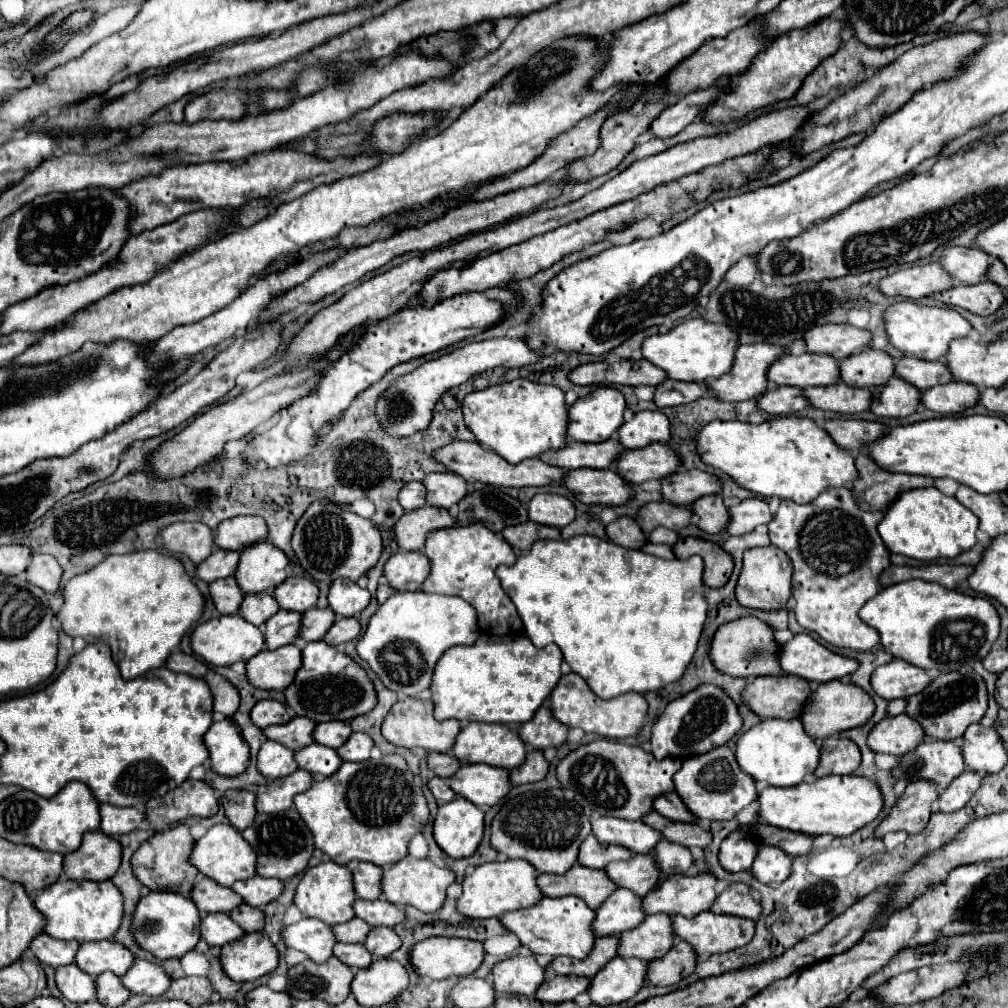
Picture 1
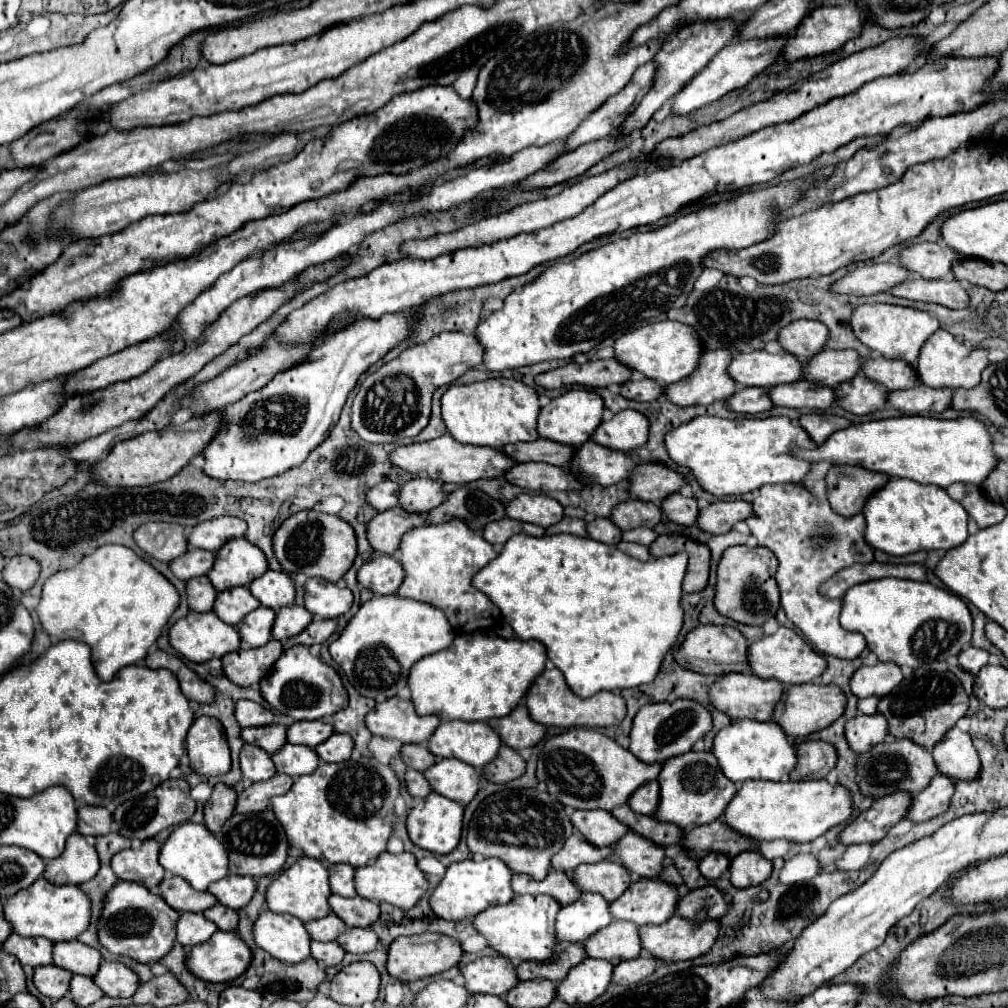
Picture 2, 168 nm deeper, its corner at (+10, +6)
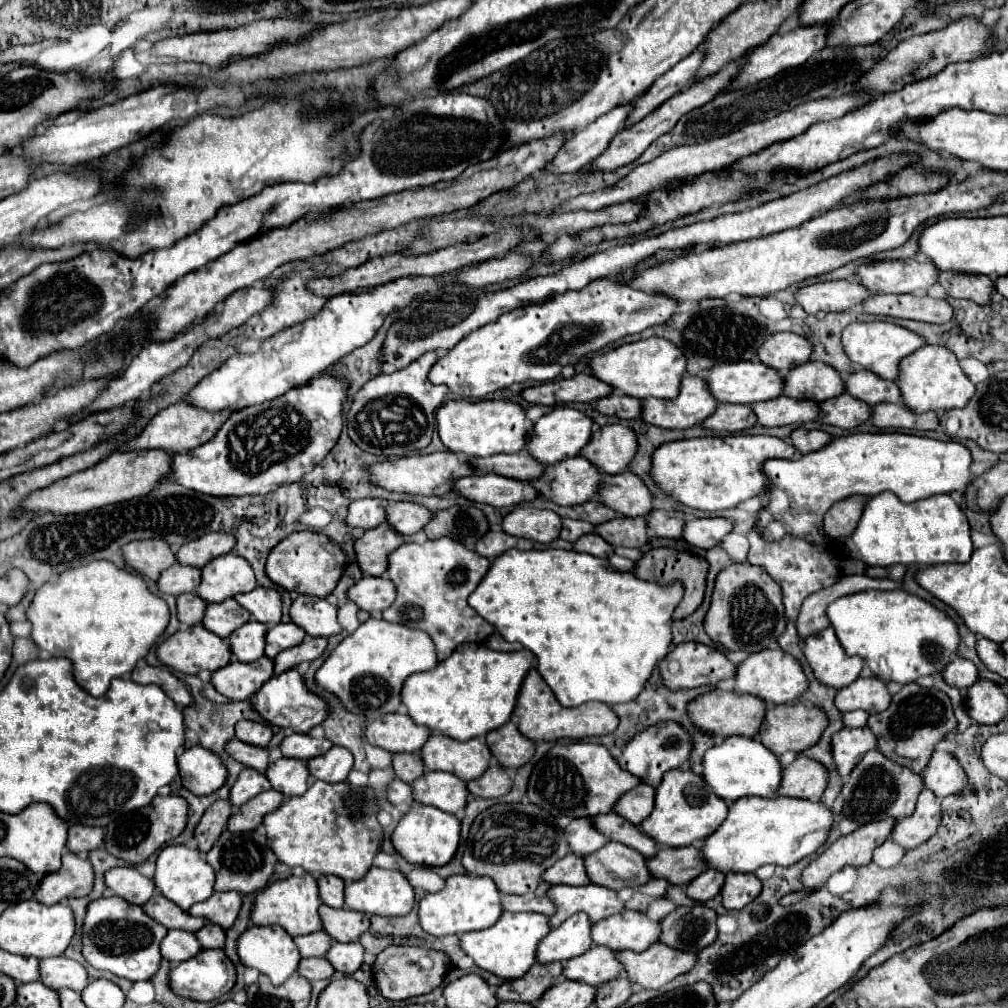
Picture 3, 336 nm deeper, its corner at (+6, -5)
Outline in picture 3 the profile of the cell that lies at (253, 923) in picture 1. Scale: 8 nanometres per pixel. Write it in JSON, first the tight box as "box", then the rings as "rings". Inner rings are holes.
{"box":[195,923,225,949],"rings":[[[213,923],[203,925],[203,929],[199,929],[195,937],[199,939],[203,949],[221,949],[225,945],[225,931]]]}

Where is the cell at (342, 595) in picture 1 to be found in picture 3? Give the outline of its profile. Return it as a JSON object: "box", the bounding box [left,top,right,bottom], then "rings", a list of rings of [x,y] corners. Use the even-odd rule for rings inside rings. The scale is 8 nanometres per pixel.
{"box":[289,595,341,637],"rings":[[[299,595],[289,609],[291,623],[299,625],[311,637],[331,637],[341,633],[337,623],[337,607],[329,605],[325,599]]]}

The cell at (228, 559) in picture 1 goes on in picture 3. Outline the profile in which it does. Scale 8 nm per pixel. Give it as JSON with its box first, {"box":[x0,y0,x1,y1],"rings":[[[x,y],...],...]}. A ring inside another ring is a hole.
{"box":[157,563,201,595],"rings":[[[179,563],[171,565],[169,569],[165,569],[157,581],[157,587],[161,593],[167,595],[181,595],[181,593],[191,593],[201,581],[199,569],[195,567],[183,567]]]}

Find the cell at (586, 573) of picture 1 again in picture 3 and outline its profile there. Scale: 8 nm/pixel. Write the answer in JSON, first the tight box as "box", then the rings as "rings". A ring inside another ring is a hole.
{"box":[469,549,683,707],"rings":[[[509,549],[499,555],[477,589],[469,595],[469,605],[491,623],[505,641],[521,643],[537,655],[539,673],[551,687],[563,707],[577,707],[587,701],[627,703],[633,701],[653,667],[669,653],[671,645],[671,615],[683,597],[679,583],[659,587],[651,581],[641,581],[633,573],[613,571],[605,559],[587,553],[563,549]]]}

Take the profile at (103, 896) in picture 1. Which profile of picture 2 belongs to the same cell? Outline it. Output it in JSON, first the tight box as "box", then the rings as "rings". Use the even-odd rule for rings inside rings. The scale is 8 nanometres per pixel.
{"box":[3,878,91,942],"rings":[[[39,878],[27,890],[19,890],[19,894],[11,896],[3,906],[3,912],[11,922],[15,934],[31,938],[43,936],[51,942],[63,942],[63,940],[75,940],[81,932],[89,928],[91,898],[79,886],[69,886],[69,884],[55,886],[45,878]]]}

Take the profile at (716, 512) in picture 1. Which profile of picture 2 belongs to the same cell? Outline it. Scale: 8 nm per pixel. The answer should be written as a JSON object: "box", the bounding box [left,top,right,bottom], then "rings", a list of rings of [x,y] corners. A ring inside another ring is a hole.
{"box":[661,492,699,526],"rings":[[[679,492],[667,496],[661,502],[661,510],[665,512],[665,516],[681,526],[695,526],[697,518],[699,518],[699,508],[697,508],[697,500],[695,498],[687,498]]]}

